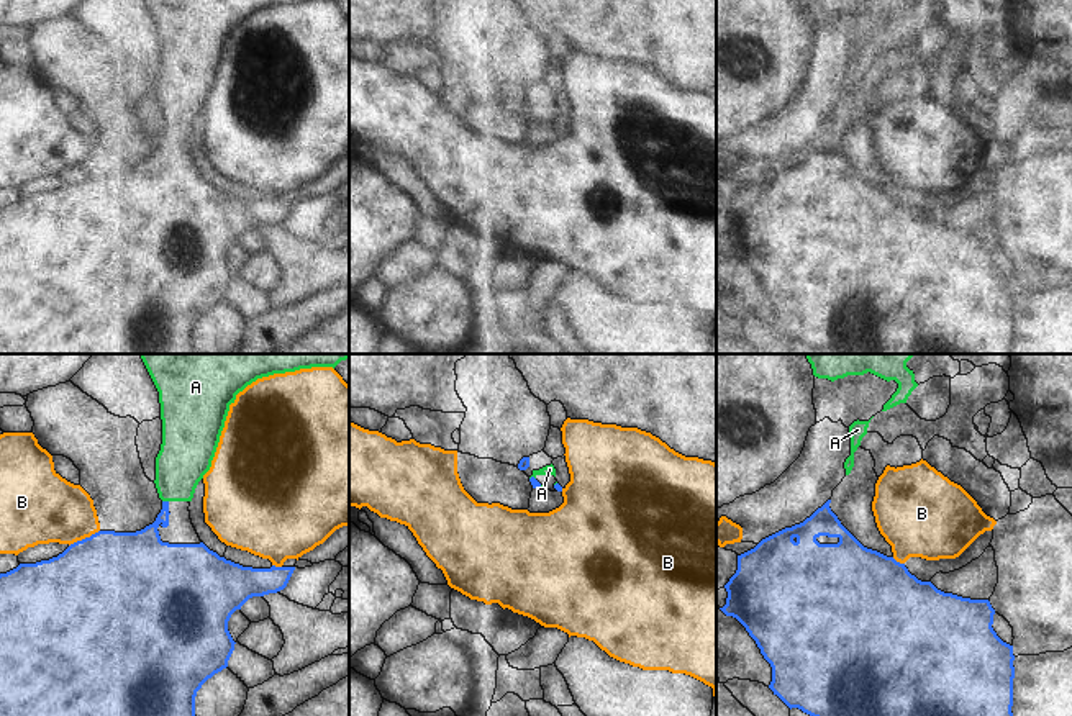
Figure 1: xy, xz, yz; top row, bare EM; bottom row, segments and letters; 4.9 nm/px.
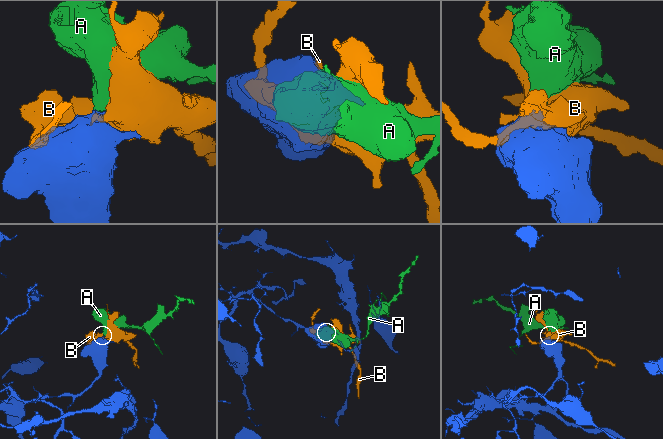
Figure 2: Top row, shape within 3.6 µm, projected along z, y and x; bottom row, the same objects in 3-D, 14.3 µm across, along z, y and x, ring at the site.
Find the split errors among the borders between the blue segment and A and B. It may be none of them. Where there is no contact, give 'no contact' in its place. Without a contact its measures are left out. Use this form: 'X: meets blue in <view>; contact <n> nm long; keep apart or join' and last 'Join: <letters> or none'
A: meets blue in xy; contact 30 nm long; join
B: meets blue in xy; contact 170 nm long; keep apart
Join: A

